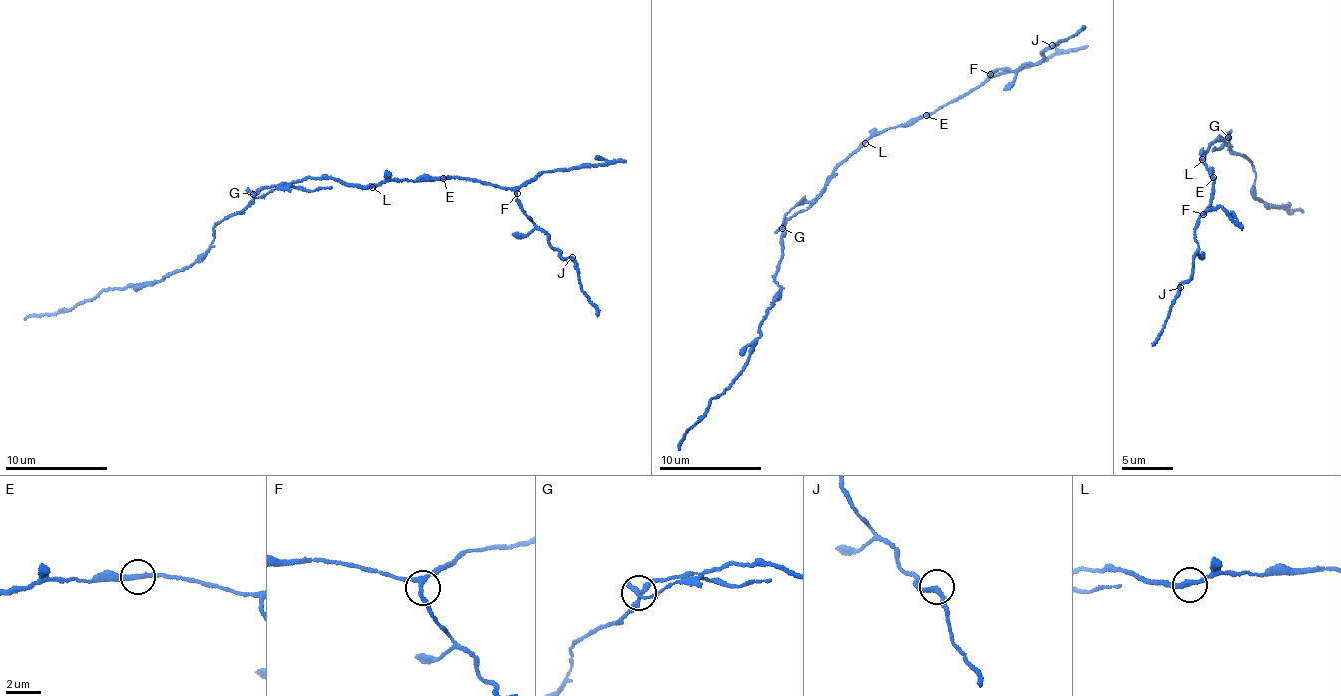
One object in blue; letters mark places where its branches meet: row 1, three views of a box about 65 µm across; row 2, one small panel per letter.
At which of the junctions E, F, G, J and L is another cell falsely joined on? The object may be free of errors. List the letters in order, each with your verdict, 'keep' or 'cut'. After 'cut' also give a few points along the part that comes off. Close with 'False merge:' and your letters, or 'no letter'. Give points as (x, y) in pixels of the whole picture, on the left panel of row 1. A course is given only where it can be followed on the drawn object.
E: keep
F: keep
G: cut | (254, 195), (257, 197), (283, 186), (314, 191), (331, 186)
J: keep
L: keep
False merge: G

